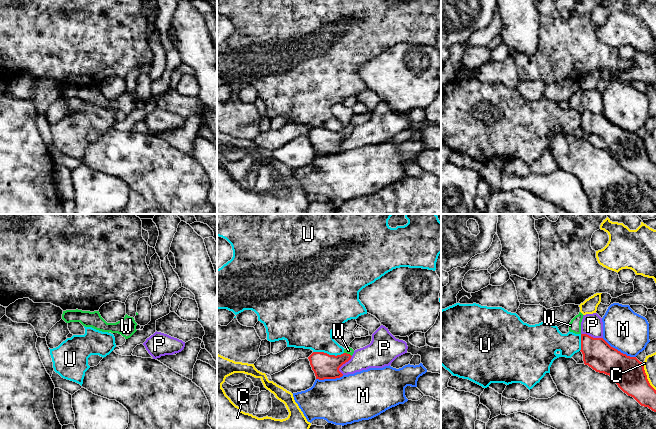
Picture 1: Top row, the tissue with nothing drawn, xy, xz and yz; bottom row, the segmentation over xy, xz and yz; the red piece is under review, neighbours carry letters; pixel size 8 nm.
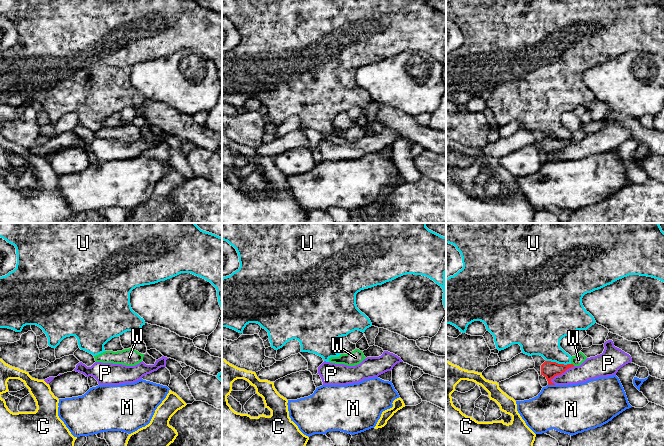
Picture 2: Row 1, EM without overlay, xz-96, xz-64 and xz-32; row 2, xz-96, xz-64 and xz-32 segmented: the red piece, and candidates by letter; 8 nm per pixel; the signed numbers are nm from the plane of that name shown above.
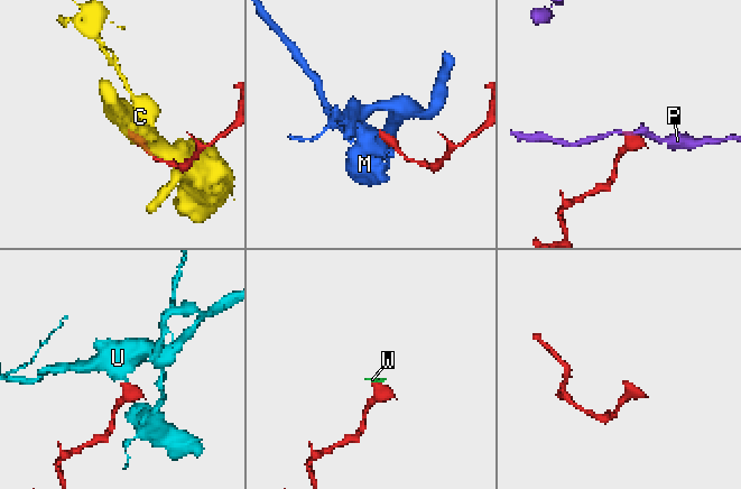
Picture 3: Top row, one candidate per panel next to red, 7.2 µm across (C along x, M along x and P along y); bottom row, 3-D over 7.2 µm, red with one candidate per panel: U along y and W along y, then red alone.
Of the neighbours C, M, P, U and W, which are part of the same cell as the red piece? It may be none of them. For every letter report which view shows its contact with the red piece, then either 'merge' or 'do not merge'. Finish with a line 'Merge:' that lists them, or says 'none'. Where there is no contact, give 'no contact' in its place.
C: contact in yz; do not merge
M: contact in yz; do not merge
P: contact in yz; do not merge
U: contact in xz; do not merge
W: contact in xz; merge
Merge: W

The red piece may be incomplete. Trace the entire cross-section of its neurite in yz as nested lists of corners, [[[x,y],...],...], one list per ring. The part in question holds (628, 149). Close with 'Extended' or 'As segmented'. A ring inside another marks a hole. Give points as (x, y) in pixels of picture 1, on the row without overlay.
[[[581,110],[583,137],[593,146],[609,151],[618,163],[641,182],[656,188],[656,166],[650,161],[643,139],[611,123],[603,114]]]. As segmented

